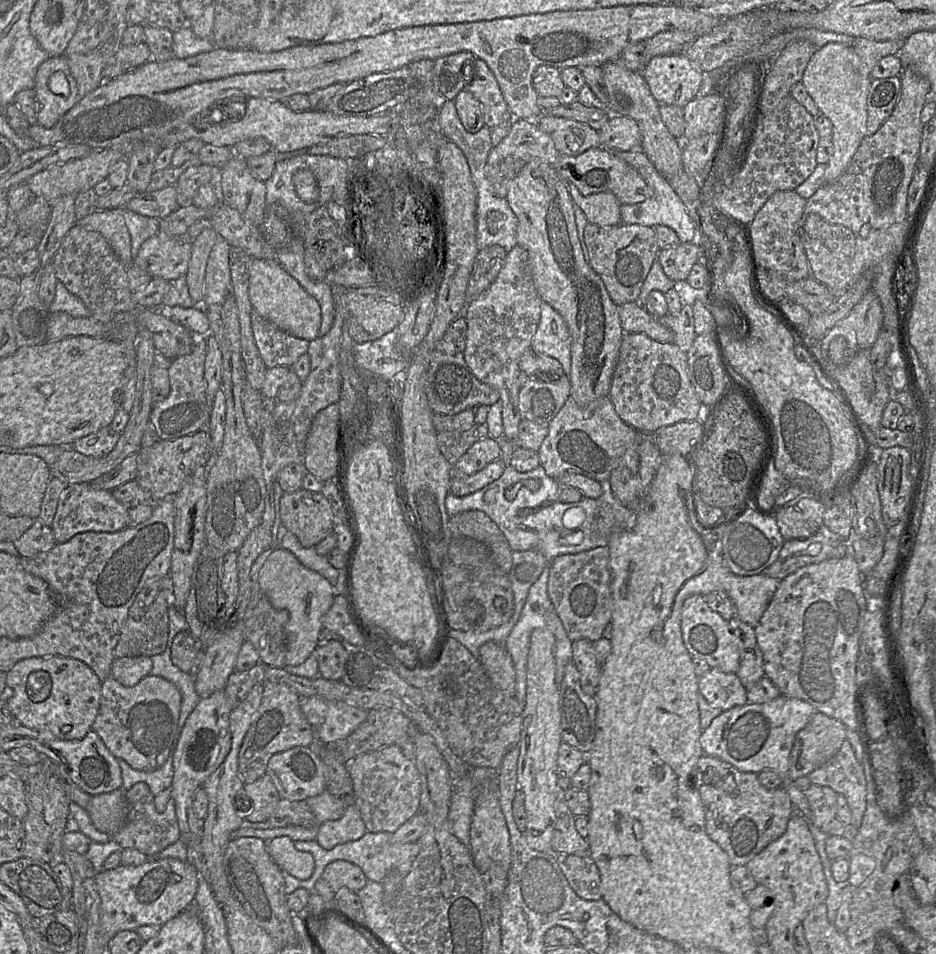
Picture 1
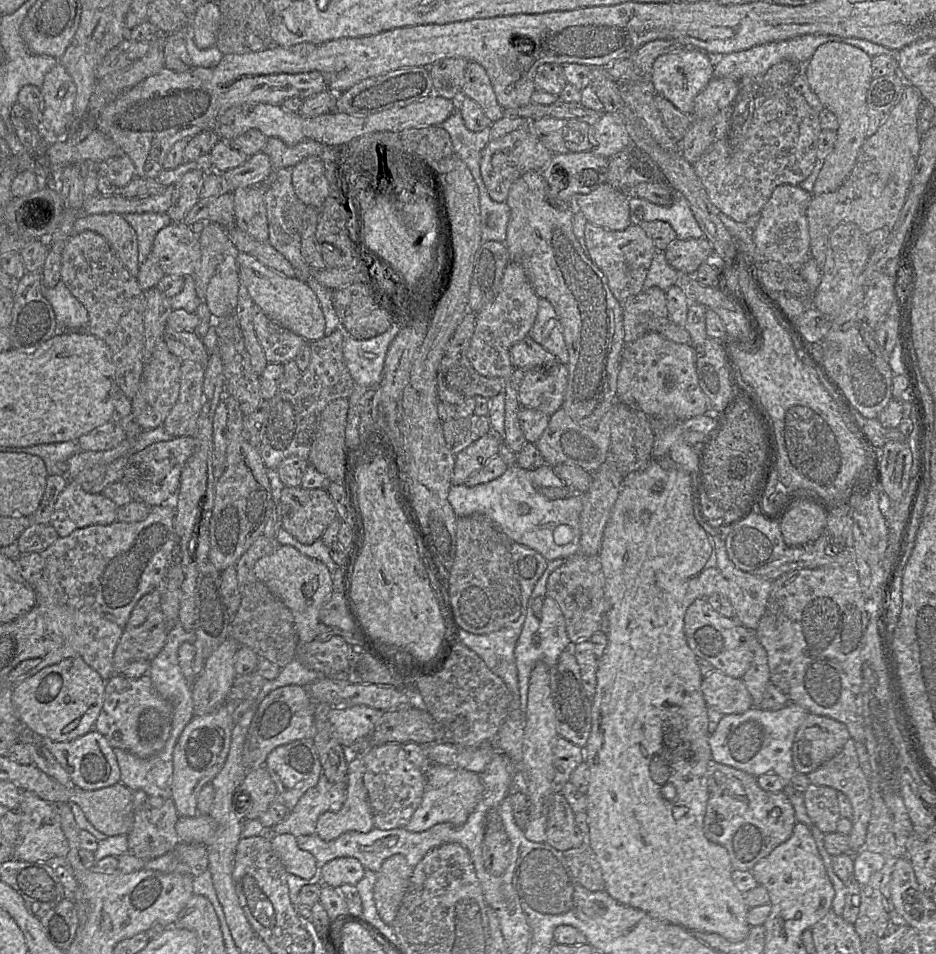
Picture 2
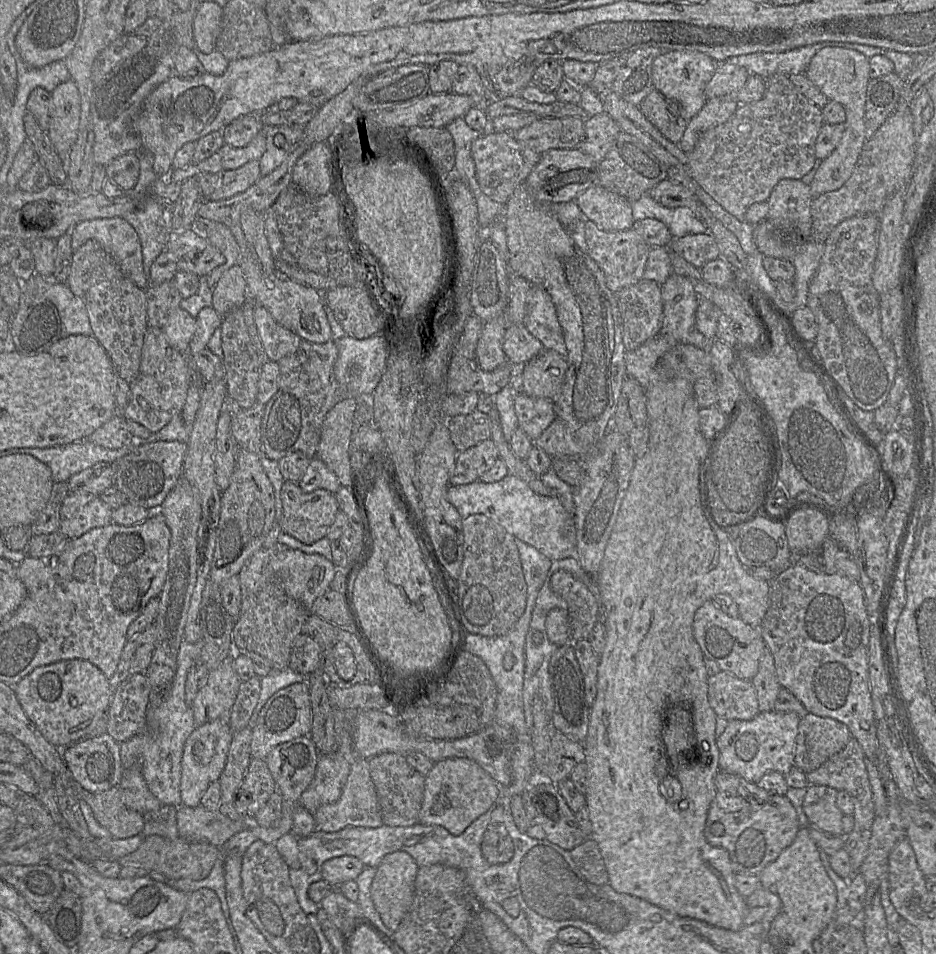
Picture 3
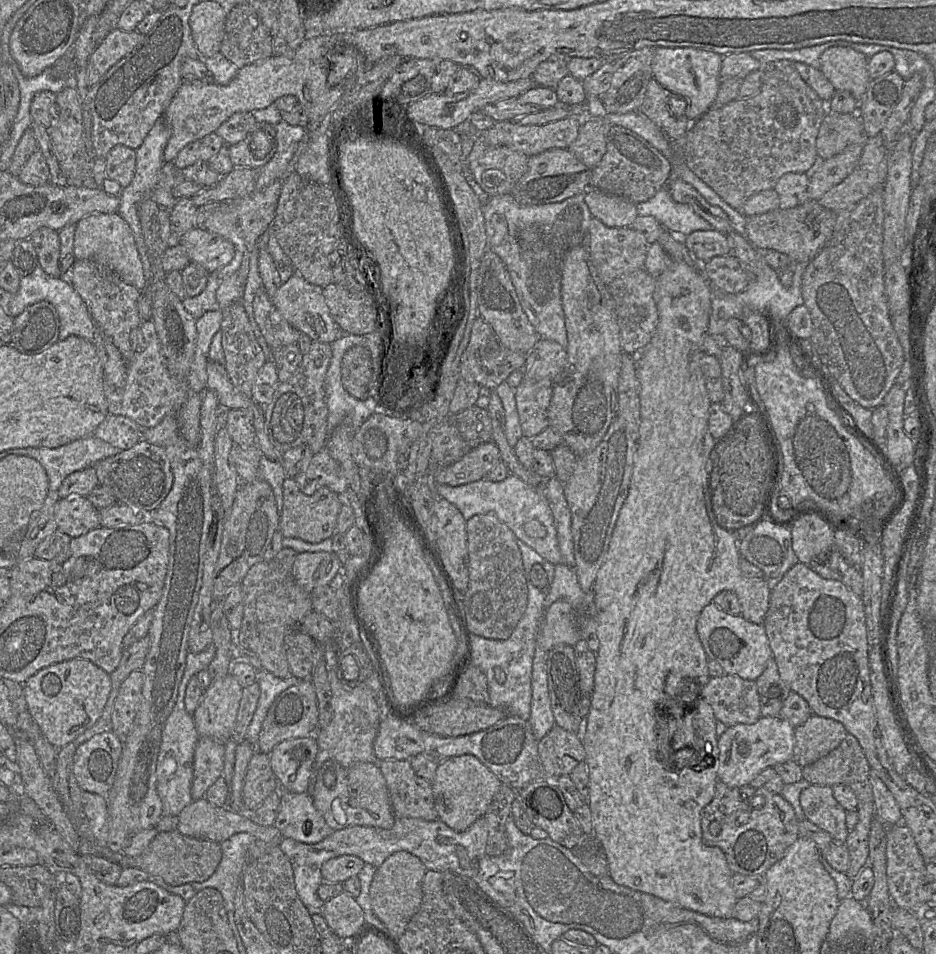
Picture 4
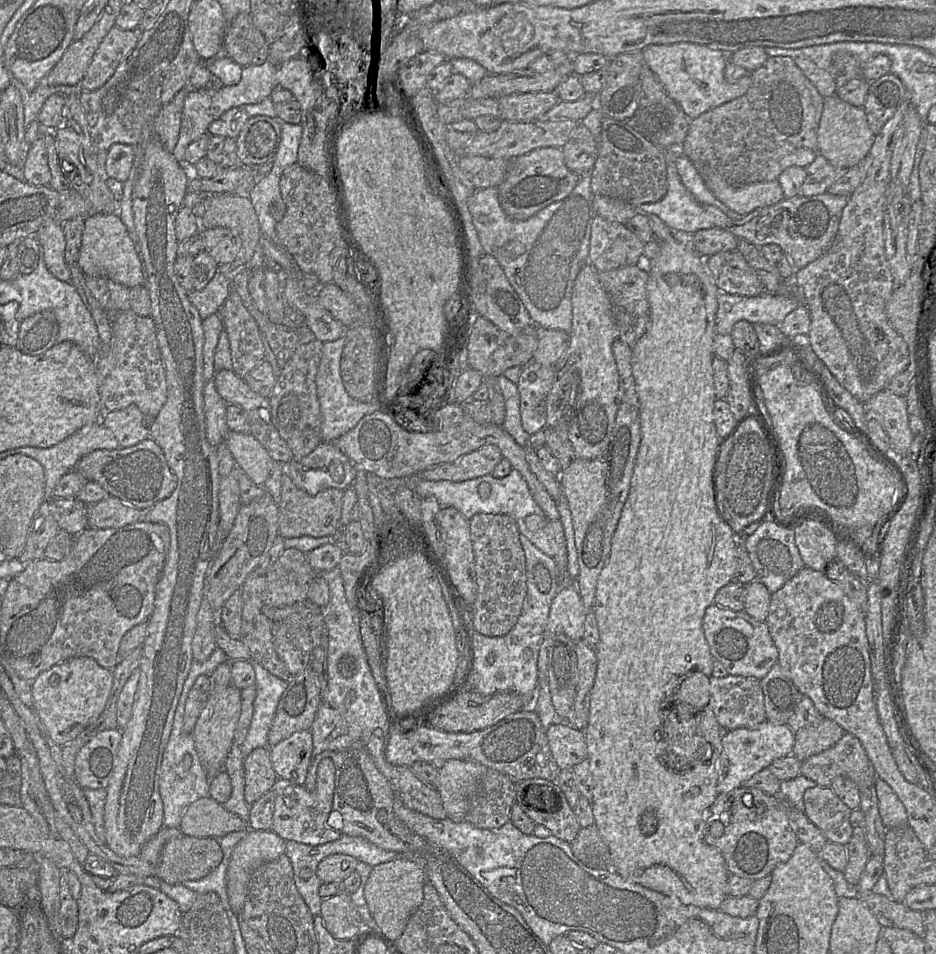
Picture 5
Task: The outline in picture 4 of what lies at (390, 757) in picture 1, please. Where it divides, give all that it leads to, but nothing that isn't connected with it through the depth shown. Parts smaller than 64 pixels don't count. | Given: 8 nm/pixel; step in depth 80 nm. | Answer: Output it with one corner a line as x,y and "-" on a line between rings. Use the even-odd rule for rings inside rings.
381,760
379,768
386,780
391,806
395,817
437,820
431,782
416,774
409,760

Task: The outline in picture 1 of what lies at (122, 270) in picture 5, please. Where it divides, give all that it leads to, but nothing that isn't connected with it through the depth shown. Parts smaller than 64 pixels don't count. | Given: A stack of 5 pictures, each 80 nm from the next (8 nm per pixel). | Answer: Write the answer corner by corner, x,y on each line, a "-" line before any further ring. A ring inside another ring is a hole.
123,208
105,211
93,210
76,224
88,230
99,232
111,245
119,260
125,265
132,265
131,236
123,216

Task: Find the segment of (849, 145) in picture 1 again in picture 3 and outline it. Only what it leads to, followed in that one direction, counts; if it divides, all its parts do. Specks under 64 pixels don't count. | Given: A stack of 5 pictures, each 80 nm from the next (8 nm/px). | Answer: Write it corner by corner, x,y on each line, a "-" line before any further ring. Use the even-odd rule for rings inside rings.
825,47
811,59
804,72
807,78
829,99
843,105
846,113
843,136
833,152
822,160
811,182
810,192
815,198
838,190
850,178
858,161
865,137
866,93
869,78
869,59
861,52
845,47

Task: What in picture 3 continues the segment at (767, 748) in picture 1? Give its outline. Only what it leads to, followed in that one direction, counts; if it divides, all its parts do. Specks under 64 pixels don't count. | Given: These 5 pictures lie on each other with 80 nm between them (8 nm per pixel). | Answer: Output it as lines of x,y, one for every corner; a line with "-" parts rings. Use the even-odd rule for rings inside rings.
772,710
759,712
751,720
729,720
726,729
716,741
719,770
754,783
771,771
788,773
795,766
795,742
801,716
795,712

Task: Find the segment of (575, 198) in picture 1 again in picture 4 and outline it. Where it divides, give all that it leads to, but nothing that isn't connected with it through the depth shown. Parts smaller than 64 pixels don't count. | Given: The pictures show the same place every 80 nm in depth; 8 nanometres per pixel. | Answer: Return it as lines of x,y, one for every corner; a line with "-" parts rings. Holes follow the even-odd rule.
589,188
585,195
592,217
610,228
631,227
637,218
636,204
630,200

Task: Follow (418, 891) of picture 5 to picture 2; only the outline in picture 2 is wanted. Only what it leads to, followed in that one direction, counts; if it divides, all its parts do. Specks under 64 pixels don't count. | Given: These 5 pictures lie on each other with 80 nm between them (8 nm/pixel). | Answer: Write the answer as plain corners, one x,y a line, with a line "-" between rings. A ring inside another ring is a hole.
395,854
387,858
377,872
374,901
381,919
392,925
413,874
406,857

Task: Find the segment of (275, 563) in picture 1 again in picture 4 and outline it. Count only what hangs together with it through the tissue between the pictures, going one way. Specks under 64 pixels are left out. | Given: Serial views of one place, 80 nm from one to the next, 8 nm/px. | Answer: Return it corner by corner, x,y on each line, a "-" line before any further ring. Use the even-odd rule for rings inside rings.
334,552
297,553
292,566
296,583
308,592
318,586
329,585
340,571
342,564

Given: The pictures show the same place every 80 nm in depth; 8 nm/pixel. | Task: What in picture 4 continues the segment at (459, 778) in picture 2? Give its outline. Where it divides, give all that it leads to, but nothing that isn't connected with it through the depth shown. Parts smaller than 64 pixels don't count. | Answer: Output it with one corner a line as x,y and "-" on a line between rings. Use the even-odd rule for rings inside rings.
465,754
445,759
438,764
431,782
438,819
457,832
471,826
487,811
502,783
474,755

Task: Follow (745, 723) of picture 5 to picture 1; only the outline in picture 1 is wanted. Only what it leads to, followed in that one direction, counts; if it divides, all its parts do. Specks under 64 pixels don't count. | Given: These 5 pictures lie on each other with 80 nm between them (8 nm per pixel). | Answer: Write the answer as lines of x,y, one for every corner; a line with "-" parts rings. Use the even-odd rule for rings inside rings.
710,668
698,682
699,693
715,708
722,711
748,702
747,689
736,673

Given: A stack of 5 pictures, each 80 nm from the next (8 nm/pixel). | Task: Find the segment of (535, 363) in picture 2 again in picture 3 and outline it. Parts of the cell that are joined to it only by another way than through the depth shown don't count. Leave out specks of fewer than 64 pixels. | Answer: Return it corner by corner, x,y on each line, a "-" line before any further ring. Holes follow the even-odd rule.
524,323
510,326
504,335
503,351
515,367
521,367
540,354
545,347
529,333

